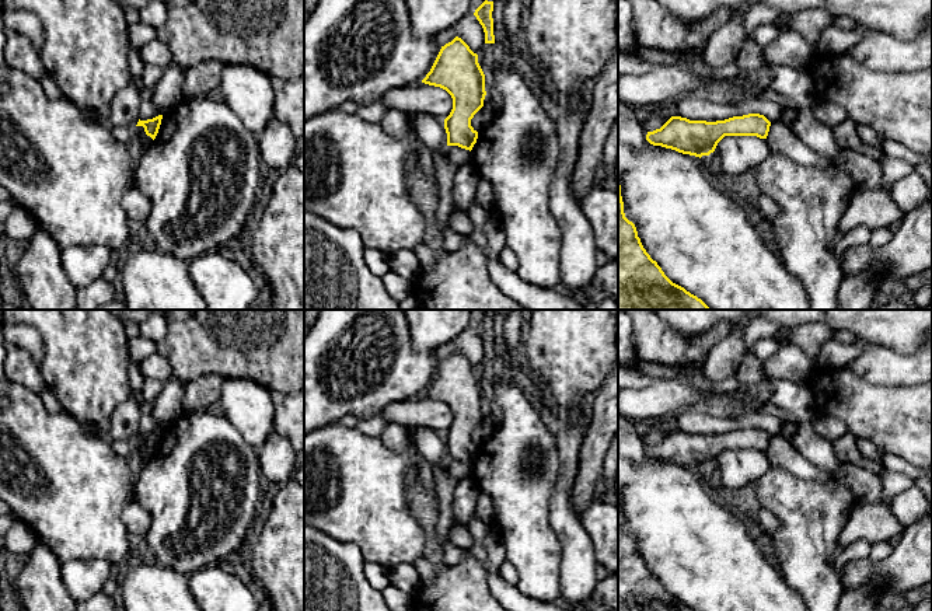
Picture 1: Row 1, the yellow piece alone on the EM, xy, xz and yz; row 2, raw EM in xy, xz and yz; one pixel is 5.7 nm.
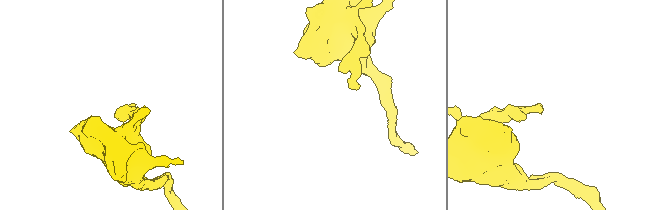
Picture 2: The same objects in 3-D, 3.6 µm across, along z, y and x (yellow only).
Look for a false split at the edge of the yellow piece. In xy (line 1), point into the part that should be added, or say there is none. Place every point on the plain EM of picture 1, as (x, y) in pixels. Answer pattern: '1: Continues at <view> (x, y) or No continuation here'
1: No continuation here

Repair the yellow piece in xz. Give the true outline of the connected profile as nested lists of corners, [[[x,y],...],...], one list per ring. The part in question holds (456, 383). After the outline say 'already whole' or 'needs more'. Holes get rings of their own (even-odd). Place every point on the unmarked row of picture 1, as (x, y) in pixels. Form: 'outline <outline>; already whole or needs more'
outline [[[458,350],[441,360],[430,385],[422,397],[446,404],[453,412],[453,423],[444,433],[447,460],[472,464],[478,446],[471,433],[484,420],[485,388],[478,369]]]; already whole

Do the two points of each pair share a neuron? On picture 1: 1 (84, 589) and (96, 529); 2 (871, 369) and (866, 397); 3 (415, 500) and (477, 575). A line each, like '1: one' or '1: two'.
1: two
2: two
3: one

